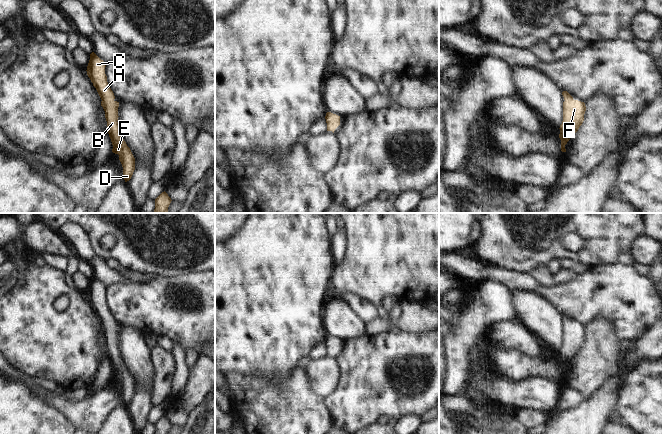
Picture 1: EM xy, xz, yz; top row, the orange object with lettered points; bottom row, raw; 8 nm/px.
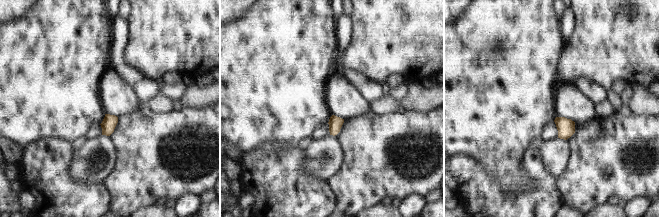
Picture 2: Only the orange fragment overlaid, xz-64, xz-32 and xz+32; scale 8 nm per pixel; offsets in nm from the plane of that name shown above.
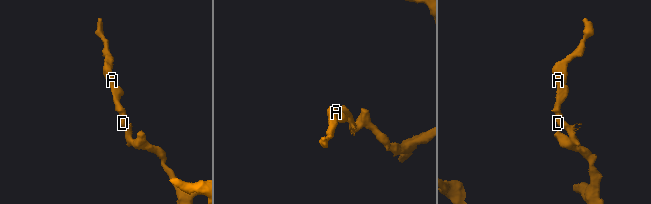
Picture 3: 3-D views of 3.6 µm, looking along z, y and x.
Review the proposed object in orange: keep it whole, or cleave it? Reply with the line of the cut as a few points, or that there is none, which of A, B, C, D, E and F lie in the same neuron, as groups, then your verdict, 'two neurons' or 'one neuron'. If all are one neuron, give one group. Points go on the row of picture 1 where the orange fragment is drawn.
cut none; groups A B C D E F; one neuron

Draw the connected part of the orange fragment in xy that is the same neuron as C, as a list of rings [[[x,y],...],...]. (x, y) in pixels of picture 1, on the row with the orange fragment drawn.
[[[92,52],[86,71],[102,100],[101,106],[105,111],[107,131],[113,145],[112,152],[119,155],[123,167],[123,178],[127,182],[131,179],[135,170],[135,158],[120,133],[117,122],[119,102],[114,100],[114,93],[107,82],[106,65],[106,62]]]

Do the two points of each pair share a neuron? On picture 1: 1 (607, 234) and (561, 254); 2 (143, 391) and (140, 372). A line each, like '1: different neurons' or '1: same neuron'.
1: same neuron
2: different neurons

